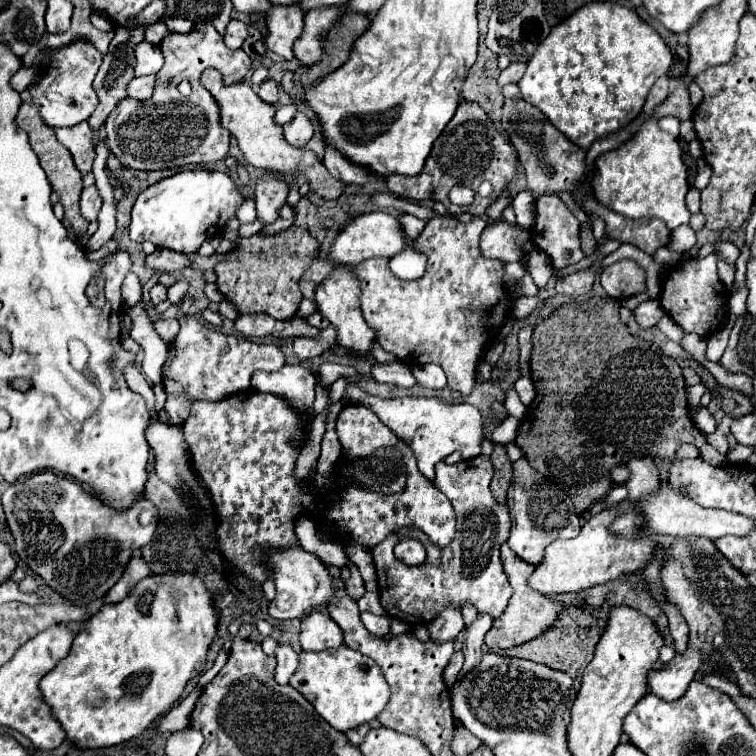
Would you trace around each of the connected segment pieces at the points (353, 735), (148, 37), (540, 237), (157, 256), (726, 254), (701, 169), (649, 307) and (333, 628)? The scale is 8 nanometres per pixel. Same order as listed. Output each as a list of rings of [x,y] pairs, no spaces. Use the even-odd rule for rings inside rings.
[[[363,724],[363,726],[359,726],[359,728],[351,728],[351,730],[347,730],[347,738],[351,740],[351,744],[359,746],[367,732],[369,732],[369,724]]]
[[[163,22],[154,23],[146,28],[145,41],[158,45],[167,33],[169,30]]]
[[[543,194],[537,198],[537,220],[531,230],[531,240],[549,256],[553,268],[577,264],[585,256],[579,246],[579,220],[571,214],[571,210],[561,202],[557,194]]]
[[[157,248],[151,256],[145,258],[145,266],[161,272],[175,272],[187,266],[187,256],[181,256],[181,252],[169,252]]]
[[[709,242],[709,244],[705,244],[705,246],[699,250],[697,260],[703,258],[703,256],[707,256],[707,254],[711,254],[711,252],[719,252],[721,258],[723,258],[727,264],[731,264],[731,266],[735,266],[735,262],[737,262],[737,258],[739,258],[739,248],[737,248],[733,242]]]
[[[703,157],[697,160],[697,175],[694,181],[694,187],[702,191],[711,178],[712,170]]]
[[[647,300],[647,302],[641,302],[633,310],[633,316],[641,328],[651,328],[663,316],[663,308],[661,308],[659,300]]]
[[[311,612],[301,620],[301,648],[305,652],[321,652],[325,648],[339,648],[343,642],[341,628],[329,614]]]

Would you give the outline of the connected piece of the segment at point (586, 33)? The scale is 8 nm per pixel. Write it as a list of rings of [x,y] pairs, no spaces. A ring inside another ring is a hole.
[[[589,2],[565,22],[557,24],[537,46],[537,52],[527,62],[527,72],[519,82],[519,90],[521,96],[537,106],[569,140],[589,148],[597,138],[605,138],[625,128],[639,116],[651,86],[657,78],[667,74],[671,62],[673,54],[665,40],[645,24],[635,10],[619,6],[617,2]]]

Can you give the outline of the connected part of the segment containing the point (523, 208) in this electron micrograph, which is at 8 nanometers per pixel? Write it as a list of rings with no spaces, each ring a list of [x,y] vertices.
[[[529,190],[519,192],[513,200],[513,208],[517,214],[517,226],[531,230],[531,226],[533,226],[531,222],[535,220],[535,194]]]

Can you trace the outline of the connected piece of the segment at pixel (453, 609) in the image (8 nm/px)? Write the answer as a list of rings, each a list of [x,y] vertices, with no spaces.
[[[447,606],[447,608],[445,608],[435,620],[431,620],[427,626],[429,626],[429,632],[431,632],[431,638],[433,638],[433,640],[437,640],[437,642],[455,640],[457,634],[465,628],[461,608],[457,608],[457,606]]]

